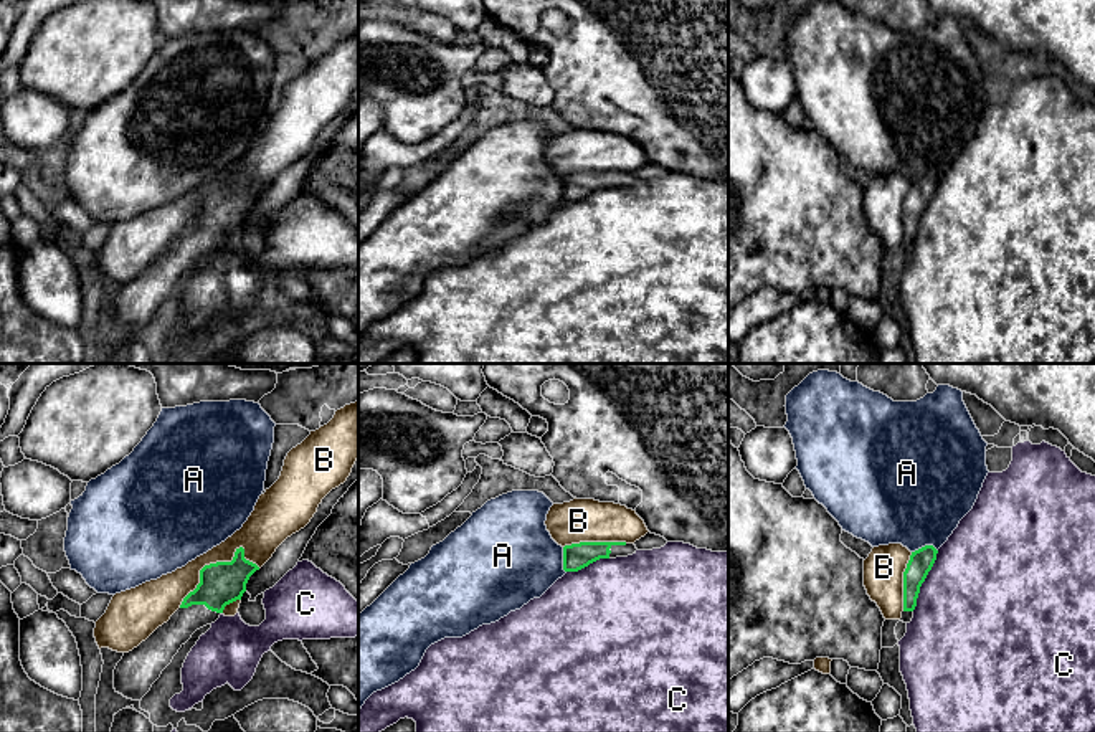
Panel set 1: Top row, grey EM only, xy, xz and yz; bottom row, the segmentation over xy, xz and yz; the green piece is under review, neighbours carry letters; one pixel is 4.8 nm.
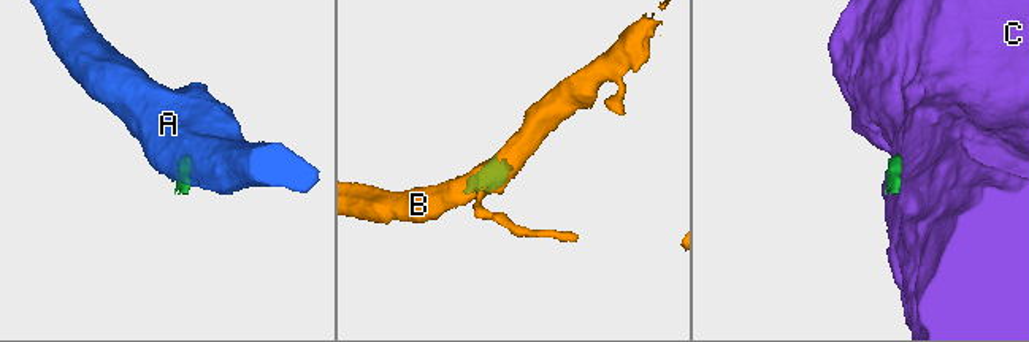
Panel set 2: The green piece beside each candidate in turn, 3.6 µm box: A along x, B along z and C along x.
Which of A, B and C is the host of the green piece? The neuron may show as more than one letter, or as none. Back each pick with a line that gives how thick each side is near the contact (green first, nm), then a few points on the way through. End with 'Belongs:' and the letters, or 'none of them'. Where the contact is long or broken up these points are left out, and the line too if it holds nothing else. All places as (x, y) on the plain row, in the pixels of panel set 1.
Belongs: none of them

